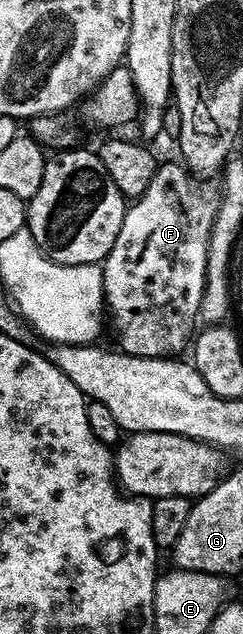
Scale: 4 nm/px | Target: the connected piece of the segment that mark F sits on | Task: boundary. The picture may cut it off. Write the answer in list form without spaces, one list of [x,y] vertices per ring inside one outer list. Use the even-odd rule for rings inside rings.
[[[160,162],[155,168],[153,181],[149,183],[149,189],[139,196],[128,206],[125,217],[121,221],[121,233],[117,233],[117,241],[113,241],[113,249],[103,260],[103,294],[105,296],[105,307],[115,318],[115,335],[119,338],[117,343],[118,350],[124,355],[136,355],[137,357],[153,357],[154,359],[165,359],[175,357],[180,354],[179,350],[183,346],[192,342],[196,334],[195,319],[200,318],[199,307],[203,304],[203,293],[207,290],[207,244],[211,242],[211,224],[215,221],[215,212],[217,210],[216,200],[211,200],[209,196],[203,195],[199,188],[200,180],[187,169],[182,162],[163,163]]]

